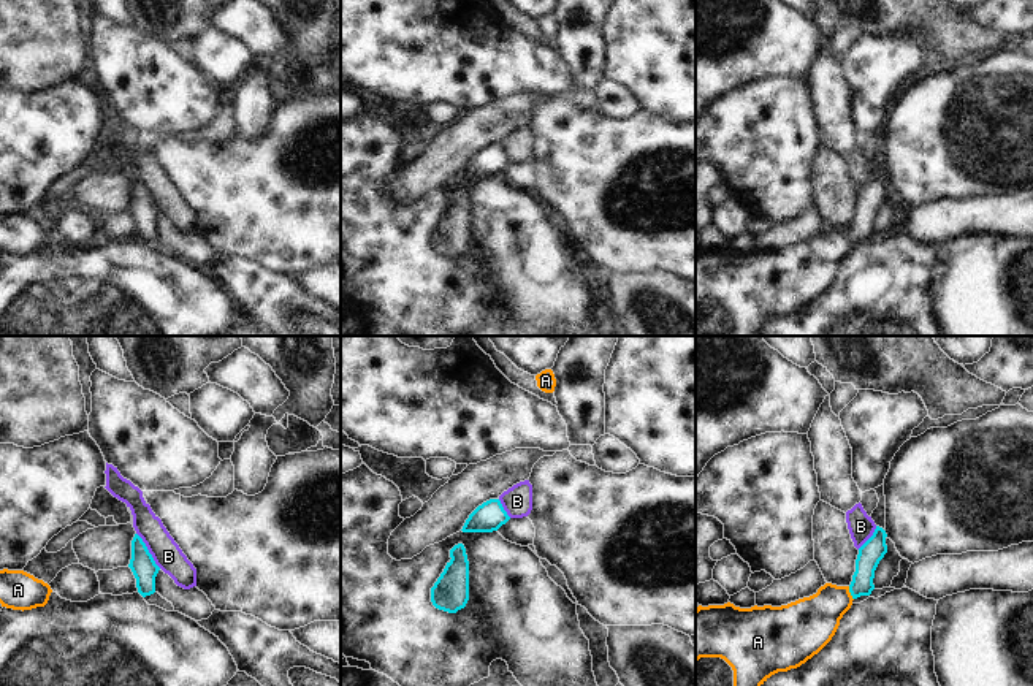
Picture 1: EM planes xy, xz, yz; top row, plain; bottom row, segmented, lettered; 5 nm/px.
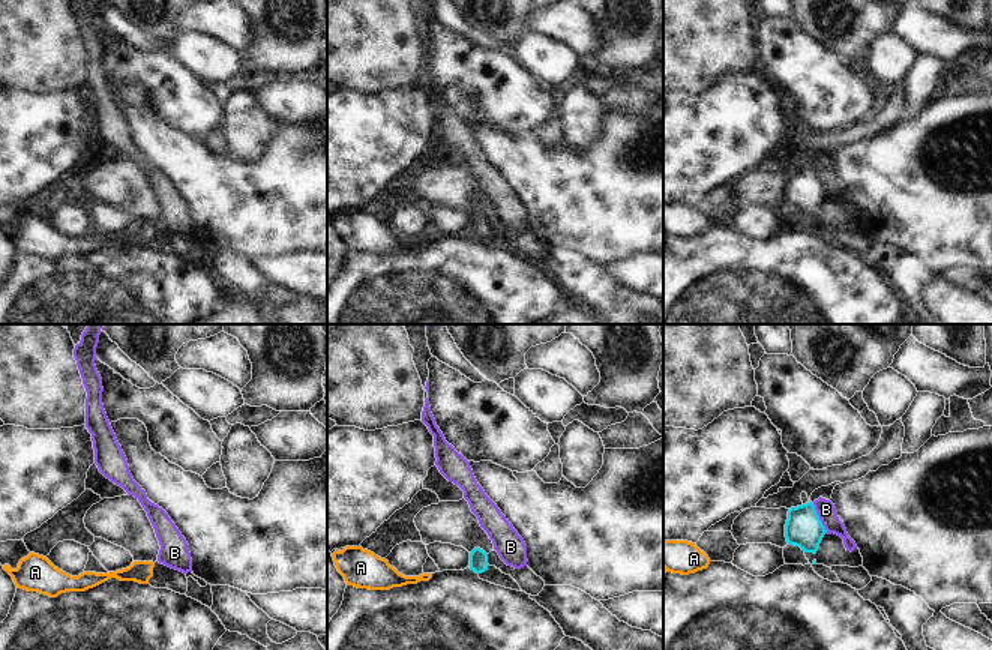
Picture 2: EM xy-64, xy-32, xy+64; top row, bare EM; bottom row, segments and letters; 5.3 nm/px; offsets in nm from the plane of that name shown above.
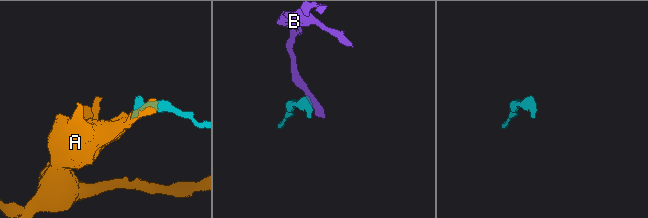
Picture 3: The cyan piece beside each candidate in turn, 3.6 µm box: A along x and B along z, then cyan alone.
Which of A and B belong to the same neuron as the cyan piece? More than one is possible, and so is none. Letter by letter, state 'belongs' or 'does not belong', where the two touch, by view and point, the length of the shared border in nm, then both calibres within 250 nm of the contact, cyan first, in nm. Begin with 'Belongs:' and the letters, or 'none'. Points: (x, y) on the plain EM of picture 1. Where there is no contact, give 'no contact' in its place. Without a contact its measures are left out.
Belongs: A
A: belongs; meets cyan in yz at (850, 236); contact 80 nm long; 120 nm thick on the cyan side, 260 nm on the other
B: does not belong; meets cyan in xy at (148, 195); contact 220 nm long; 130 nm thick on the cyan side, 150 nm on the other

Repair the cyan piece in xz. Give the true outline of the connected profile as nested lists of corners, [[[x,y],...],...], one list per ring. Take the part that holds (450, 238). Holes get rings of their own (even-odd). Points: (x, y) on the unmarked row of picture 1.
[[[463,189],[450,195],[450,206],[431,233],[431,247],[436,253],[456,258],[469,246],[469,206]]]

